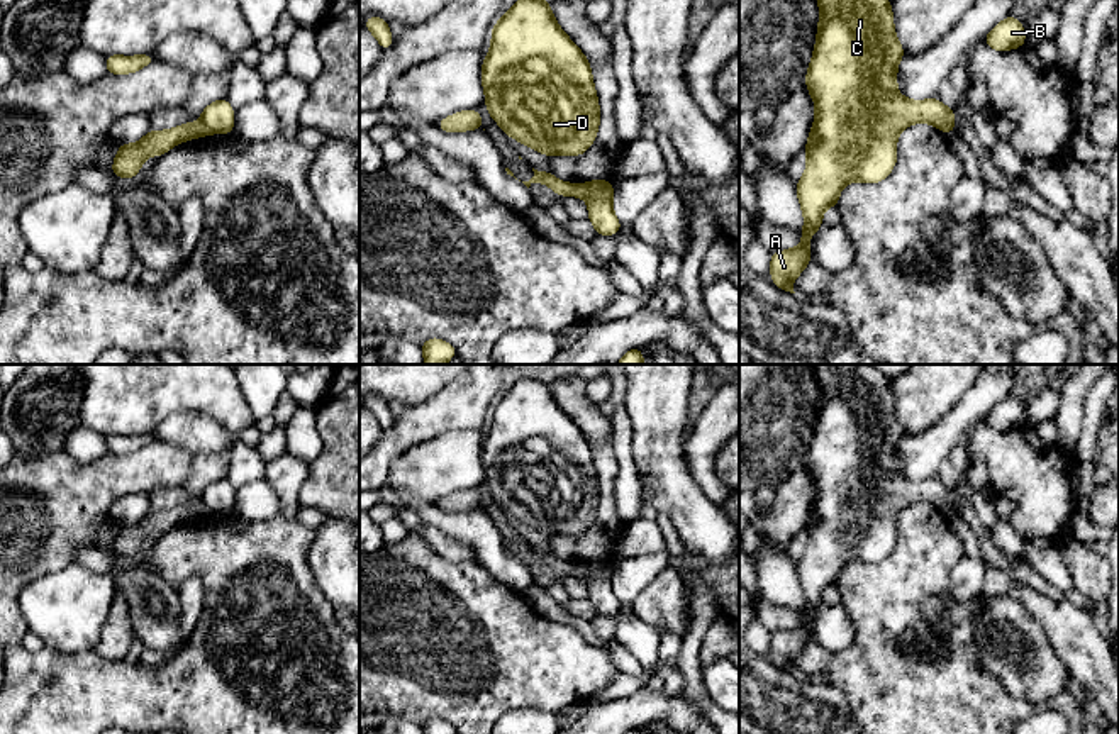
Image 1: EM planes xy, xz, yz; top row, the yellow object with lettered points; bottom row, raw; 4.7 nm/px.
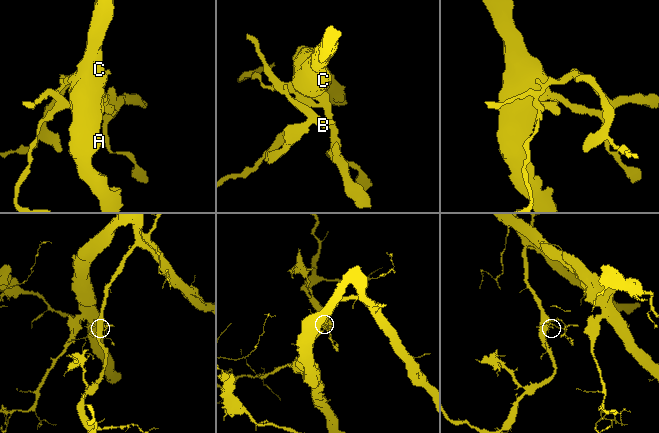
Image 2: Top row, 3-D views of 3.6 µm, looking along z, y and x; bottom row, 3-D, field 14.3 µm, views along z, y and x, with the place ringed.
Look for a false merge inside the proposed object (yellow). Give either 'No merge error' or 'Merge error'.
Merge error

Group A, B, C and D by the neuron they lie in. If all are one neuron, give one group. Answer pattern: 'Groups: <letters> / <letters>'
Groups: A C D / B

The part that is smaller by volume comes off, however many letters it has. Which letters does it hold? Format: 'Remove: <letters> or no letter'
Remove: B

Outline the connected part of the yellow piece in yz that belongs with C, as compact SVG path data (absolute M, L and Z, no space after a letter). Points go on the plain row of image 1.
M812 364L819 383L819 407L814 434L807 449L805 466L816 483L816 500L805 522L807 548L795 564L805 605L800 610L802 622L793 629L771 632L770 654L773 663L790 673L793 659L812 639L809 619L824 605L822 593L827 587L838 587L844 564L851 561L880 563L897 542L897 515L909 505L927 502L939 510L955 510L955 488L948 488L936 476L909 480L897 471L897 446L905 434L894 410L892 381L873 364Z

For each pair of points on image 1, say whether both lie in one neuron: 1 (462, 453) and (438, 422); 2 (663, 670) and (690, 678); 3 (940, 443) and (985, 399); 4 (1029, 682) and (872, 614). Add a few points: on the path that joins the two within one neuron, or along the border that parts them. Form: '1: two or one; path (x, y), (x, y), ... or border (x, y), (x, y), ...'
1: two; border (478, 429), (448, 429), (409, 448)
2: two; border (677, 668), (685, 687)
3: one; path (948, 431), (974, 405)
4: two; border (974, 622), (979, 660), (1007, 692)

